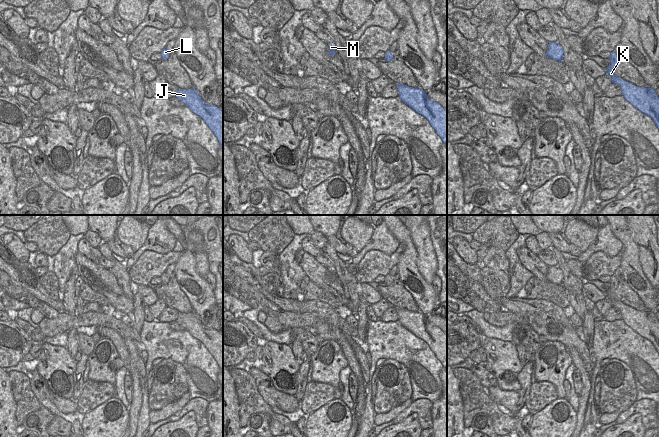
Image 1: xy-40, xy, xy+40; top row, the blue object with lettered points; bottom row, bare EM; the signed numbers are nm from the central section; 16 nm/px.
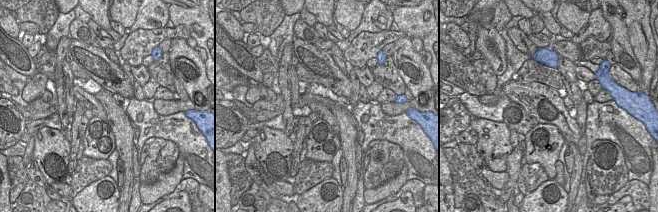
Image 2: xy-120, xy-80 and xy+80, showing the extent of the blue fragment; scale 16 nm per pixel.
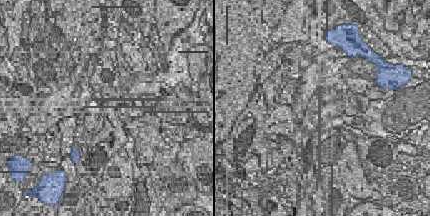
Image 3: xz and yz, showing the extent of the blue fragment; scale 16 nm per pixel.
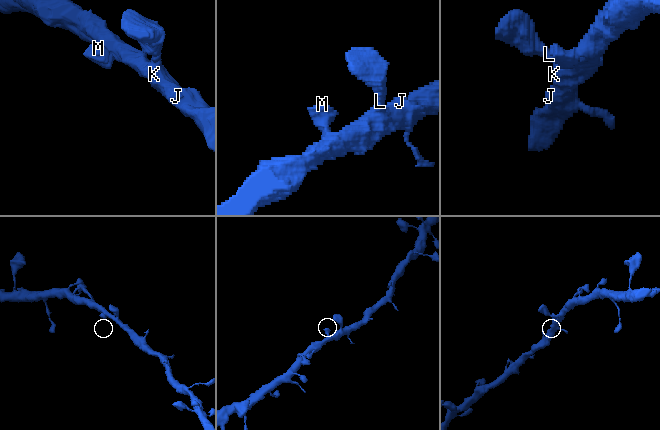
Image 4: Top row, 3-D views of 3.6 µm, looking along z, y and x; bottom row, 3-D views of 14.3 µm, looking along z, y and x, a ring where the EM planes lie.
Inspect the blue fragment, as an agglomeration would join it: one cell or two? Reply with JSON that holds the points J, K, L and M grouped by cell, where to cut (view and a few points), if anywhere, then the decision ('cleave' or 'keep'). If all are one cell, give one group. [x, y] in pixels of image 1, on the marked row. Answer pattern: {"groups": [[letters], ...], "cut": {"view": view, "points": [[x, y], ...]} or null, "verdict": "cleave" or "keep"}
{"groups": [["J", "K", "L", "M"]], "cut": null, "verdict": "keep"}

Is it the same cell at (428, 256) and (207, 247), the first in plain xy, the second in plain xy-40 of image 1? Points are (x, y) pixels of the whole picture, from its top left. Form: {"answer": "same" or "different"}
{"answer": "different"}

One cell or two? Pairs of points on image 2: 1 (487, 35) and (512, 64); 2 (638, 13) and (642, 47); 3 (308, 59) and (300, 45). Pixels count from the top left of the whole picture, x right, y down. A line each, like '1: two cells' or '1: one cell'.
1: two cells
2: one cell
3: one cell

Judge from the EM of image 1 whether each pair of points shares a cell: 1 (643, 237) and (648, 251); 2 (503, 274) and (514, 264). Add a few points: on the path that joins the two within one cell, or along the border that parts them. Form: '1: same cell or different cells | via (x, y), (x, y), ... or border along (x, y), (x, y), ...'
1: same cell | via (644, 240), (646, 248)
2: different cells | border along (504, 252), (508, 260), (508, 292)

